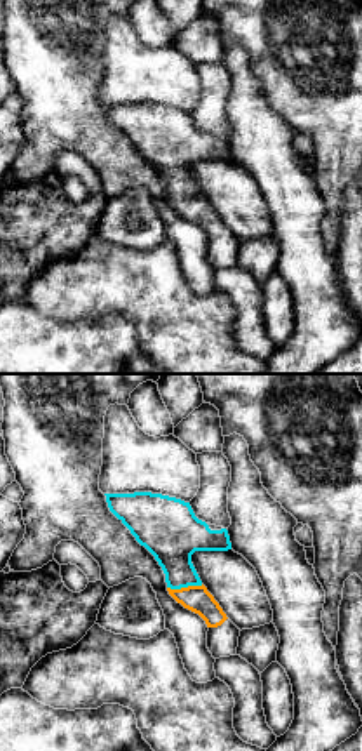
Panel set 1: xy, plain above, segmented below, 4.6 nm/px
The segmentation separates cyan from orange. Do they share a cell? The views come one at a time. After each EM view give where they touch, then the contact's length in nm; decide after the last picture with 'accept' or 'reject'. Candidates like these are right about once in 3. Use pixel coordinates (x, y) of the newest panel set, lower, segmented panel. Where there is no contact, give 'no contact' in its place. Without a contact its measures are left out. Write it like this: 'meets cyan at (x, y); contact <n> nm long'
meets cyan at (185, 586); contact 170 nm long

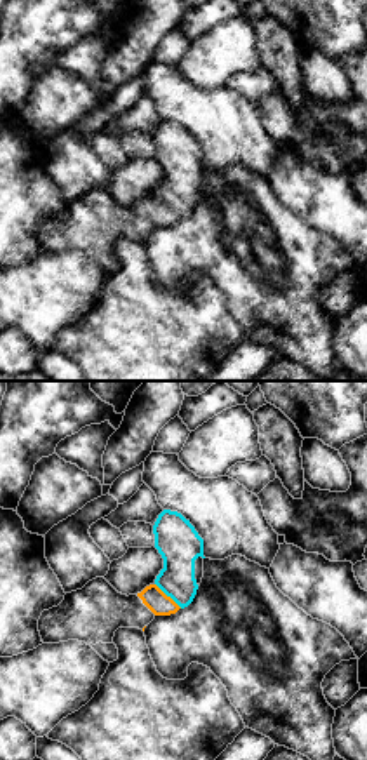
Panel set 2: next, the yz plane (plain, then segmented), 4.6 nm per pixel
meets cyan at (169, 595); contact 170 nm long

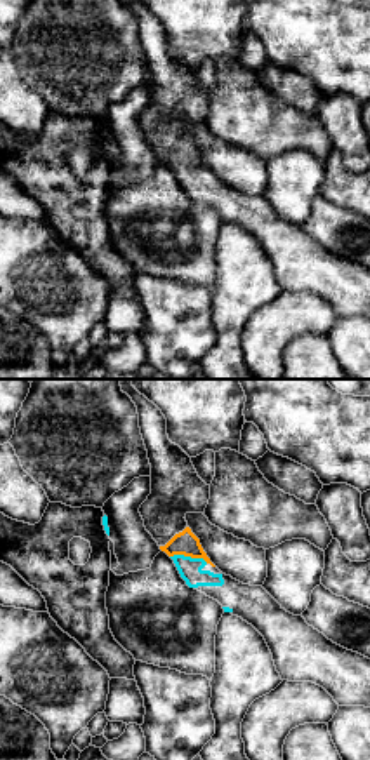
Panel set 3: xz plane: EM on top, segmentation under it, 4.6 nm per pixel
meets cyan at (190, 557); contact 180 nm long

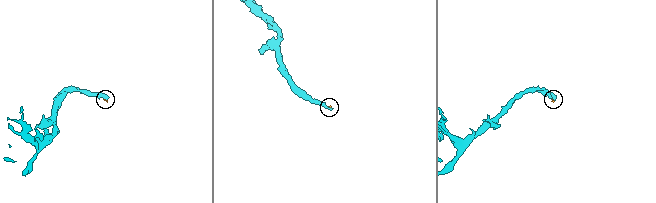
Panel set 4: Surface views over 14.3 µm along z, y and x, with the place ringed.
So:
accept

